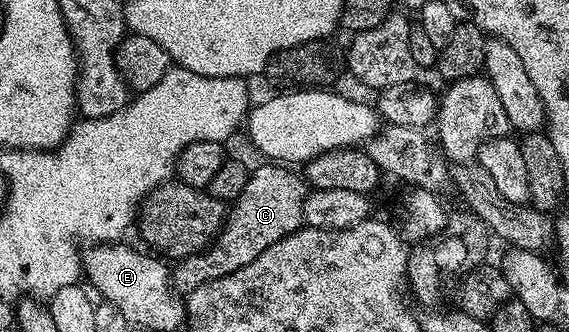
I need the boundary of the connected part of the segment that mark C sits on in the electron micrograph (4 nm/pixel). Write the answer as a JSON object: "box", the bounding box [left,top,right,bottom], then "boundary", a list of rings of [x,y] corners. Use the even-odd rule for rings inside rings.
{"box":[170,163,310,295],"boundary":[[[260,163],[248,174],[246,191],[227,210],[224,226],[216,234],[207,249],[192,253],[177,260],[170,273],[170,285],[177,294],[187,295],[194,292],[202,283],[222,279],[246,263],[254,263],[266,247],[278,243],[286,235],[304,225],[304,200],[308,198],[310,186],[295,168],[283,163]]]}

